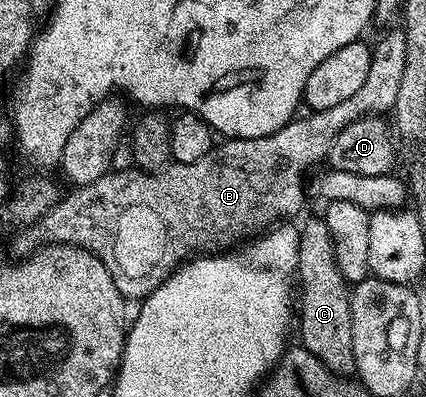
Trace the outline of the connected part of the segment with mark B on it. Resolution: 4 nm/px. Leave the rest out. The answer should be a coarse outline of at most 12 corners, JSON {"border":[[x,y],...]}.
{"border":[[406,35],[350,99],[198,163],[110,171],[19,234],[77,245],[139,303],[193,255],[304,205],[359,117],[396,108]]}

